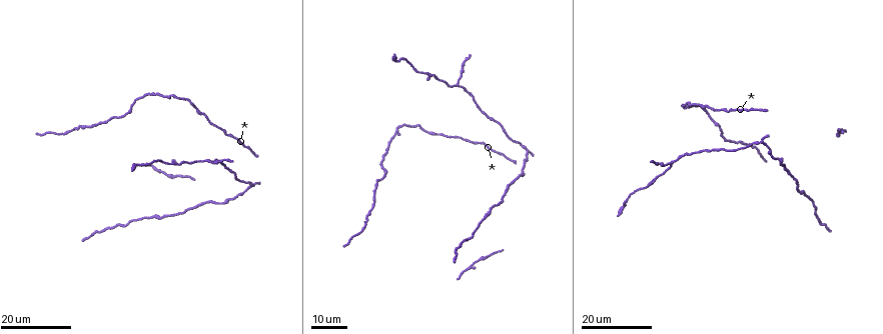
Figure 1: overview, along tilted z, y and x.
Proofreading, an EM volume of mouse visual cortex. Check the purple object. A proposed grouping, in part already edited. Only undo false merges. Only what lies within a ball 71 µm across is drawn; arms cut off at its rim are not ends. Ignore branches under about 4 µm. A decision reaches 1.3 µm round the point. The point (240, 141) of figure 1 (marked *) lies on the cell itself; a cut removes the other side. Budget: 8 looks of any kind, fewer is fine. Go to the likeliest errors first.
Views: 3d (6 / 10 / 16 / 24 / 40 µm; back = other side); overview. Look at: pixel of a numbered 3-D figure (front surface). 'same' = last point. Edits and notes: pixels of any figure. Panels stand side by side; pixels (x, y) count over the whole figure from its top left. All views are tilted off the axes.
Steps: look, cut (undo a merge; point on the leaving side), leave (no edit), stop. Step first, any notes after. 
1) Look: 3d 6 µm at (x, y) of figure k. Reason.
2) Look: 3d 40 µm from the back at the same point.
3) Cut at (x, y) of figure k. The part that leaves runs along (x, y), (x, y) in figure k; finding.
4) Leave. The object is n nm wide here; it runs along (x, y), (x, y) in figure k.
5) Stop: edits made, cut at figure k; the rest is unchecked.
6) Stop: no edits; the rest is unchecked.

Look: 3d 16 µm at (153, 216) of figure 1. Branch point.

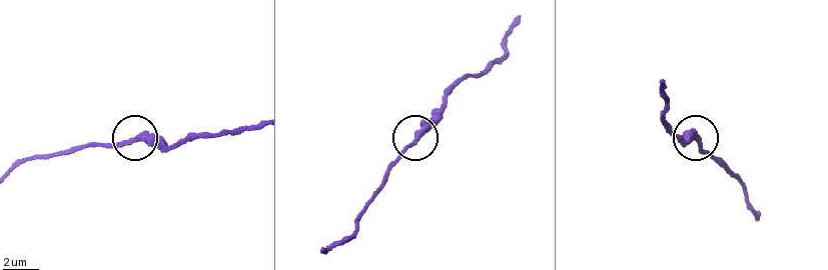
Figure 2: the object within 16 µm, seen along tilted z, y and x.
Look: 3d 10 µm at (419, 131) of figure 2. Closer look.

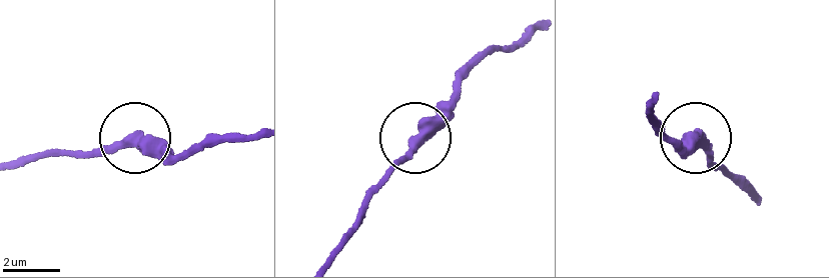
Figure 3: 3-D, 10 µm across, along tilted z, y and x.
Leave. 3 arms meet here; it runs along (249, 133), (168, 153), (129, 139), (75, 157) in figure 3; all the same cell.

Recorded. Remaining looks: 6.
Look: 3d 24 µm at (206, 159) of figure 1. Three arms meet.

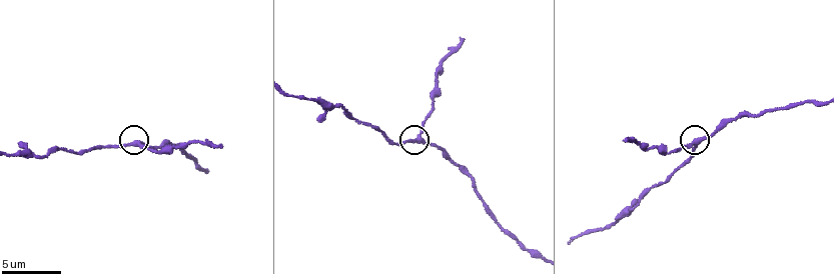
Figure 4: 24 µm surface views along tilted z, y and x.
Look: 3d 10 µm at (136, 142) of figure 4.

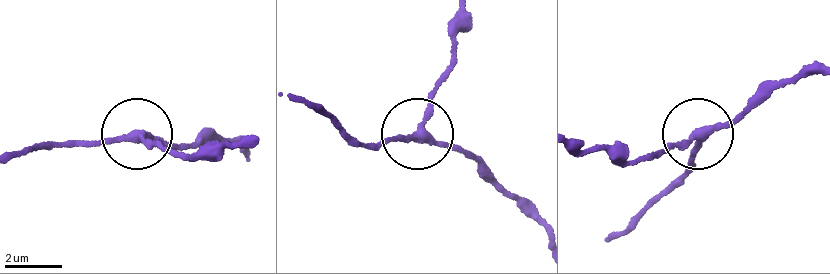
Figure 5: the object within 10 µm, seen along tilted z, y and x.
Look: 3d 6 µm at (419, 136) of figure 5.

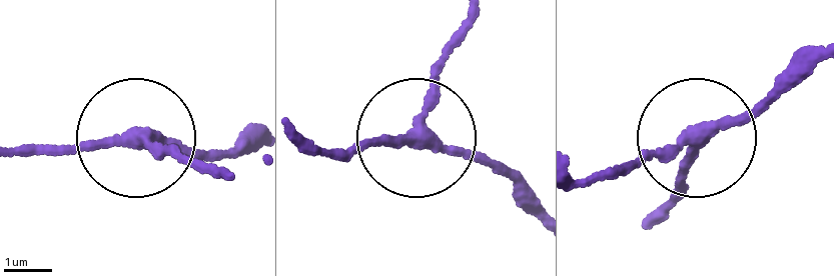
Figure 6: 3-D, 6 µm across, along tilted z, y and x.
Leave. 3 arms meet here; it runs along (819, 61), (625, 172) in figure 6; one cell here.

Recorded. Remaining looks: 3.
Look: 3d 10 µm at (734, 118) of figure 4. Narrows sharply.

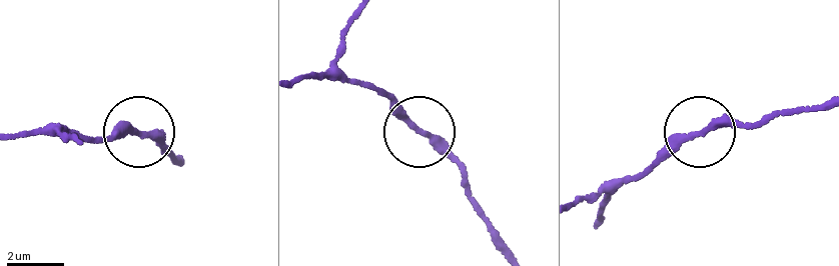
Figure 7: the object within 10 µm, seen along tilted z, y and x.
Leave. It runs along (505, 251), (449, 157), (377, 93) in figure 7; one cell here.

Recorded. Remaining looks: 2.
Look: 3d 16 µm at (117, 225) of figure 1. Sudden change in width.

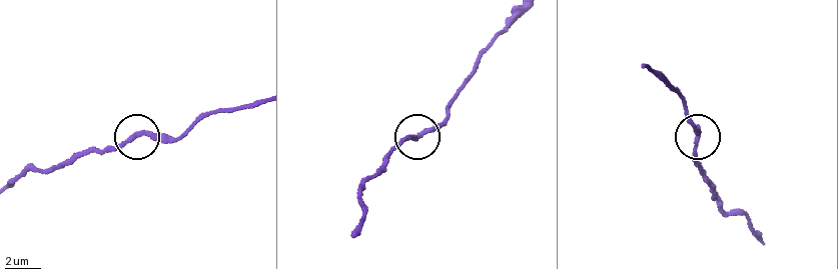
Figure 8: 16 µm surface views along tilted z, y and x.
Look: 3d 6 µm at (137, 135) of figure 8. Closer look.

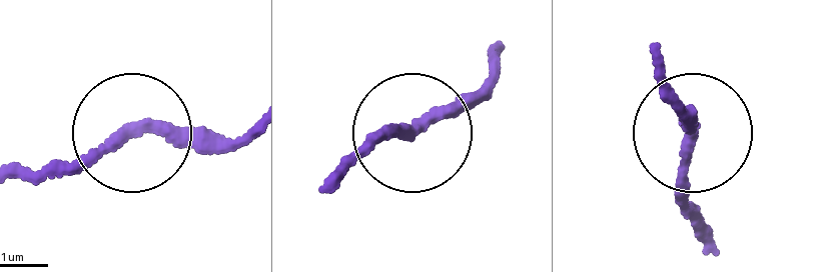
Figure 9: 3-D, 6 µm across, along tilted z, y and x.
Leave. One cell here.

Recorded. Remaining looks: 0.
Stop: no edits; the rest is unchecked.

